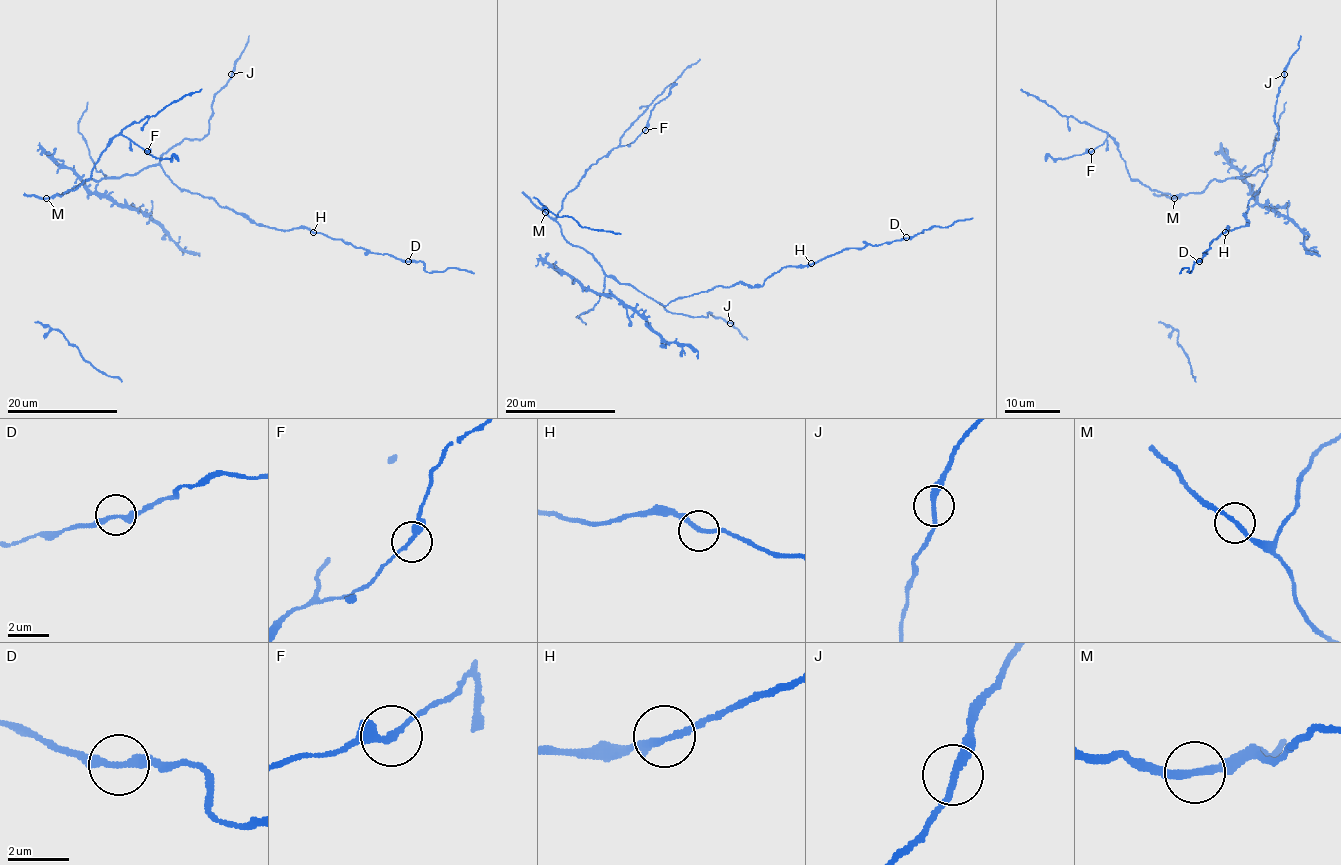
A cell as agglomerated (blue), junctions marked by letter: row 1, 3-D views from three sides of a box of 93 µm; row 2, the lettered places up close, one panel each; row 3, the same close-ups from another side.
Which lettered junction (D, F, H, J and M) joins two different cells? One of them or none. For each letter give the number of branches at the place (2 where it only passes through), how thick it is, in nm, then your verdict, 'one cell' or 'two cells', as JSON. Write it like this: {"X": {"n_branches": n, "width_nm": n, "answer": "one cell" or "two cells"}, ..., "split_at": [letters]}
{"D": {"n_branches": 2, "width_nm": 280, "answer": "one cell"}, "F": {"n_branches": 2, "width_nm": 260, "answer": "one cell"}, "H": {"n_branches": 2, "width_nm": 240, "answer": "one cell"}, "J": {"n_branches": 2, "width_nm": 280, "answer": "one cell"}, "M": {"n_branches": 2, "width_nm": 220, "answer": "one cell"}, "split_at": []}

